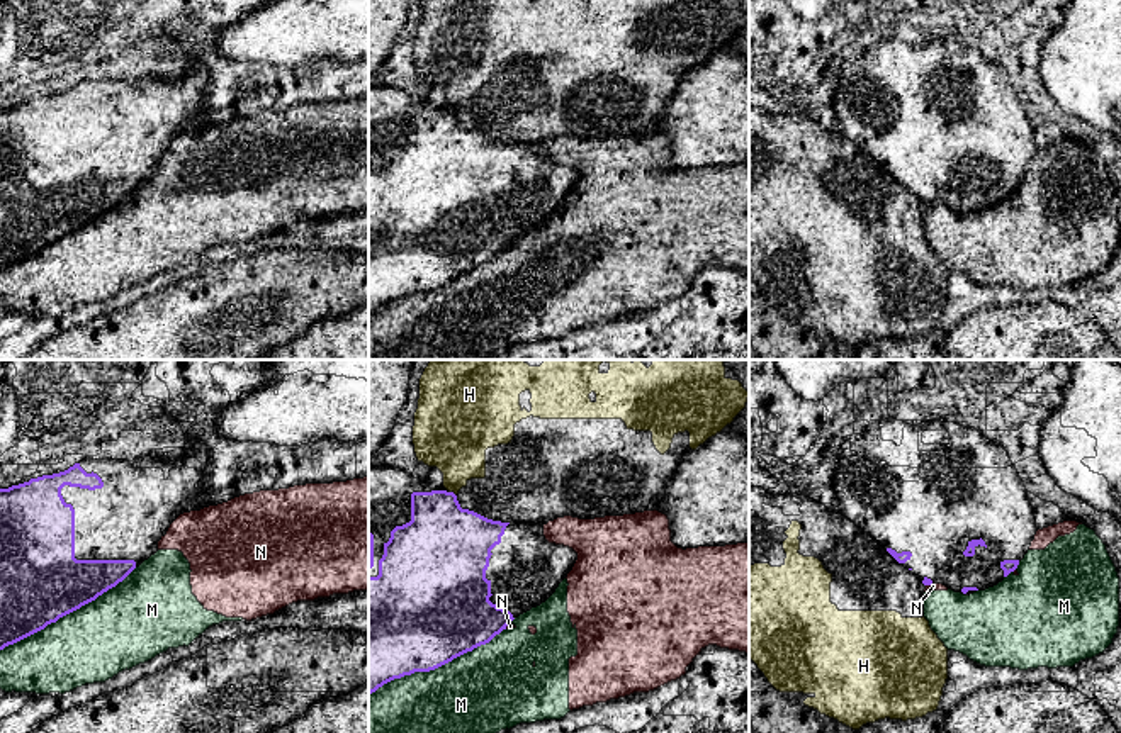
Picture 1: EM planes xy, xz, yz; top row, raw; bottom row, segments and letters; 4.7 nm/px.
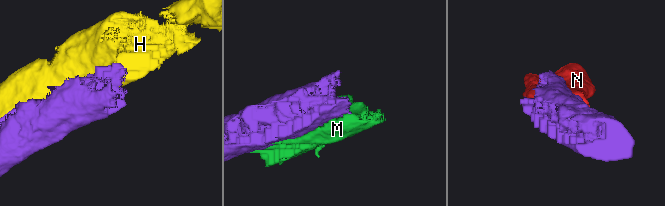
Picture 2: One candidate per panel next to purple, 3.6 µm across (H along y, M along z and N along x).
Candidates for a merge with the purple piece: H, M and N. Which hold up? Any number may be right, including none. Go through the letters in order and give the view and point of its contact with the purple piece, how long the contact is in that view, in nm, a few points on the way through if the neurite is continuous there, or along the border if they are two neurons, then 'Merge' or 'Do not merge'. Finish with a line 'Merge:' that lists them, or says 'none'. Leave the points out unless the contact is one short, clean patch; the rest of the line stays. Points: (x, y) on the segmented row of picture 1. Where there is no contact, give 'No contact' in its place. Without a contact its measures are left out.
H: Touches purple at xz (452, 492). Shared border 50 nm. Do not merge
M: Touches purple at xz (437, 667). Shared border 700 nm. Do not merge
N: Touches purple at xz (506, 625). Shared border 40 nm. Do not merge
Merge: none

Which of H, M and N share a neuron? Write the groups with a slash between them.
H / M N

